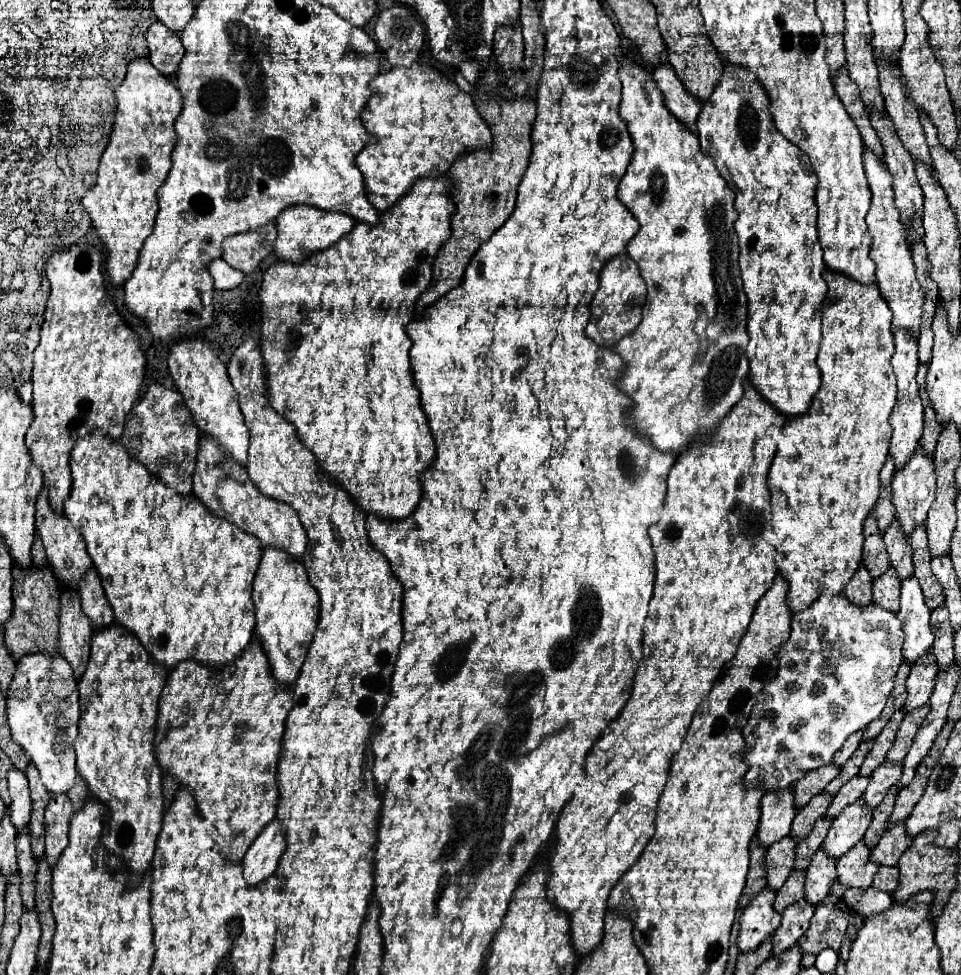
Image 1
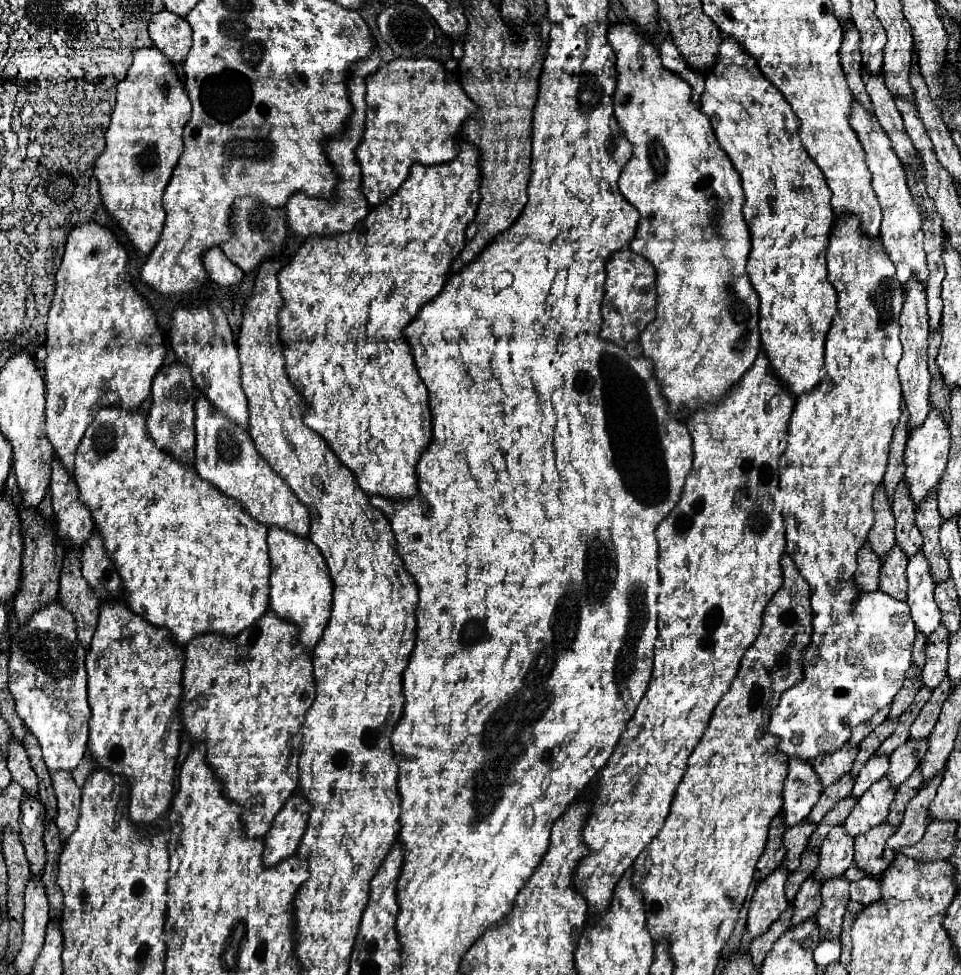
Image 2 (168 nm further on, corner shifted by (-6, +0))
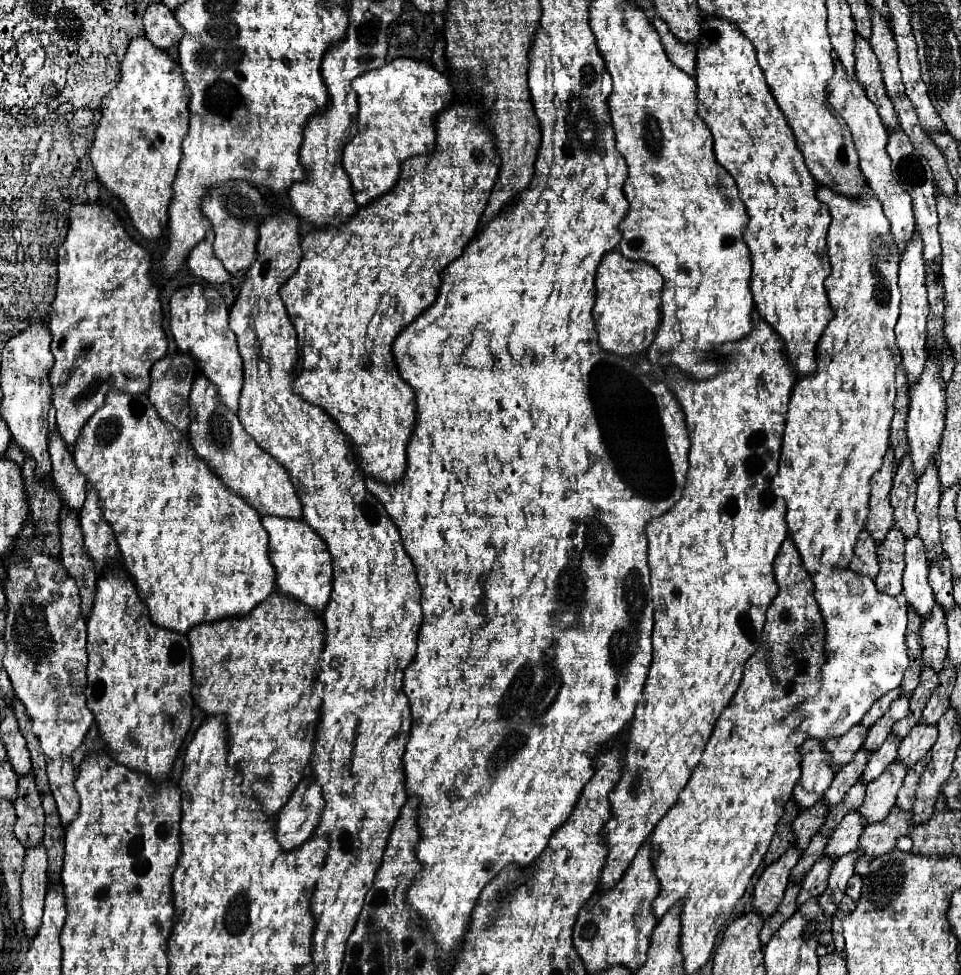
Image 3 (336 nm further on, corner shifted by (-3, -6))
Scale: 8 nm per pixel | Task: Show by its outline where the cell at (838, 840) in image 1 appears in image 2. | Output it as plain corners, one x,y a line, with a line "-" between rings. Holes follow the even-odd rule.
884,776
880,778
874,786
870,786
864,796
858,798
854,810
850,812
850,816
844,822
844,828
856,838
858,834
866,832
868,828
874,828
882,822
886,822
888,816
888,808
894,800
896,794
896,786

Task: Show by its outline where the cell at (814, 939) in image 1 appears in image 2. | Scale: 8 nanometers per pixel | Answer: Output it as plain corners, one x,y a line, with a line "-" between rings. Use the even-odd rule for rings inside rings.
838,876
834,880
826,880
822,884
822,908
816,914
818,926
820,926
820,938
838,940
842,930
842,916
846,910
846,904
850,902
848,896
850,882
844,876

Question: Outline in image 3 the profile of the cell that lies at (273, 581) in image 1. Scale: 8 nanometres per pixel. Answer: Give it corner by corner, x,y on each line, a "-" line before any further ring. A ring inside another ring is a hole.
263,516
261,522
269,532
269,558
275,568
277,592
309,606
319,616
329,602
329,594
333,586
331,556
323,540
303,520

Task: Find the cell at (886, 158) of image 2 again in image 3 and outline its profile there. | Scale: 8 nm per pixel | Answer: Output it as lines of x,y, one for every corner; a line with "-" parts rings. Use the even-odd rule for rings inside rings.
835,60
835,76
827,84
827,92
829,92
829,104
843,116
843,120
847,122
847,126
851,130
851,136
853,136
855,148
859,152
859,164
861,164
861,170
865,174
867,186
875,192
877,200
881,202
883,214
891,224
891,234
897,242
897,248
899,248
899,252
903,252
907,242
915,234
913,206
911,206
911,196
895,182
895,176
891,172
891,158
885,150
889,136
887,136
887,130
885,130
885,126
883,126
883,122
877,114
877,108
875,108
873,102
869,102
869,98
865,96
863,86
859,84
857,78
851,78
851,80
845,78
845,70
843,70
839,60

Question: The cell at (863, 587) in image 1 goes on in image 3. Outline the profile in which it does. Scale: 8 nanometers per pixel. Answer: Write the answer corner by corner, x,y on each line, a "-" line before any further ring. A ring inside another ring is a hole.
863,530
859,534
857,546
855,546
855,556
851,560
851,570
863,576
869,576
871,580
879,574
879,564
877,564
877,552
875,552
875,542
873,538
867,534
867,530

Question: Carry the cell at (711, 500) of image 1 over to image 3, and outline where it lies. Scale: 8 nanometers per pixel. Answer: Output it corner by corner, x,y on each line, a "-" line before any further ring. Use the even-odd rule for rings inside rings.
755,310
753,324
755,328
749,336
719,348
727,358
725,372
709,380
693,382
681,372
667,370
669,388
685,412
689,430
689,472
683,496
673,510
647,524
655,604
653,664
643,688
643,698
629,724
621,780
609,792
611,818
603,826
603,840
609,854
601,870
599,890
619,882
637,850
685,788
693,768
701,760
721,710
737,692
747,658
761,644
763,614
777,596
773,560
783,540
789,536
789,526
785,524
785,500
777,494
773,482
777,478
785,412
797,378
783,352
783,342

